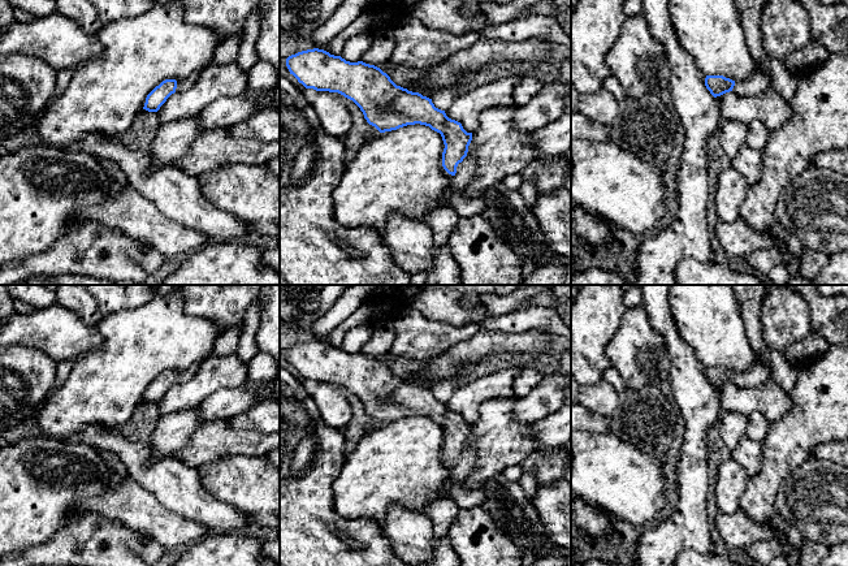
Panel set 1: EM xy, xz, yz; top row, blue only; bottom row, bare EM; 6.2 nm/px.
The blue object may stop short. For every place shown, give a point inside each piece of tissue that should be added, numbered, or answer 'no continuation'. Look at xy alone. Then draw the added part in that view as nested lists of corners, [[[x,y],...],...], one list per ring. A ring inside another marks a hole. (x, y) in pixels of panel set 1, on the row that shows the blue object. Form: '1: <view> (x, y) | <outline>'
1: xy (185, 83) | [[[194,73],[187,78],[182,78],[182,79],[177,81],[176,91],[189,90],[195,83],[196,78],[198,78],[198,73]]]

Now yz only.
1: yz (757, 82) | [[[757,64],[756,72],[748,79],[736,81],[732,91],[739,95],[752,96],[767,88],[770,88],[770,79],[766,77],[760,64]]]

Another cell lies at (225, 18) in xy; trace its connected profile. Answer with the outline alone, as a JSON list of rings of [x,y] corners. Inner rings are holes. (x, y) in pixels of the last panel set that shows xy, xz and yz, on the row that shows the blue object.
[[[182,0],[185,21],[192,26],[209,27],[220,42],[230,36],[243,38],[245,21],[260,0]]]

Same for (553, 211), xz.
[[[571,190],[538,194],[533,215],[550,247],[571,262]]]

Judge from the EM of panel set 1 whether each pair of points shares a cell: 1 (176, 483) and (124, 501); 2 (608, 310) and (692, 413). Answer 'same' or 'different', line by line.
1: different
2: different

